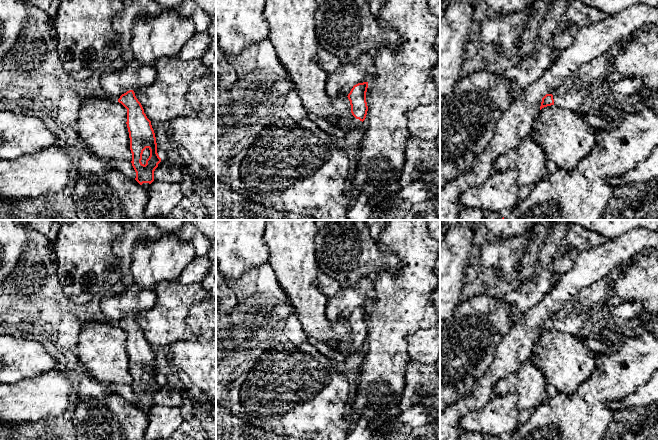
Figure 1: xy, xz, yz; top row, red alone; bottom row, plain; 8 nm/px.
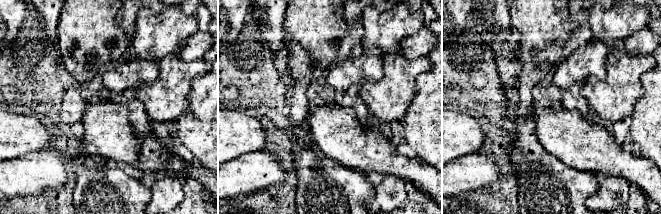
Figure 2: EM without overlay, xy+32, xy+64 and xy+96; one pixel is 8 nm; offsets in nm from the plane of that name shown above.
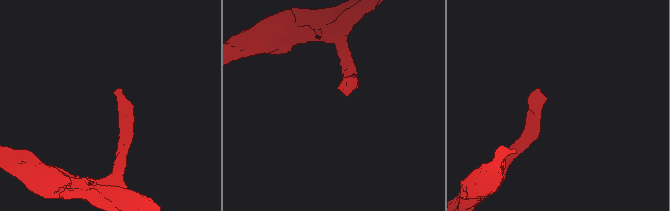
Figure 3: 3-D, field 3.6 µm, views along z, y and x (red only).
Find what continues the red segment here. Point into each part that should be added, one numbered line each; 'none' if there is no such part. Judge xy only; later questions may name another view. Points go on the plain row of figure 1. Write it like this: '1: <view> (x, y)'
none

